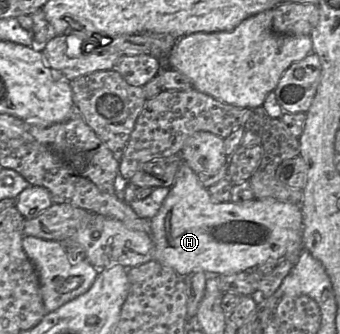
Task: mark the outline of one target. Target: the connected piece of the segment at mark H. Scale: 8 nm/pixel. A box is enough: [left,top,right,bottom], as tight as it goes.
[150,163,303,277]

